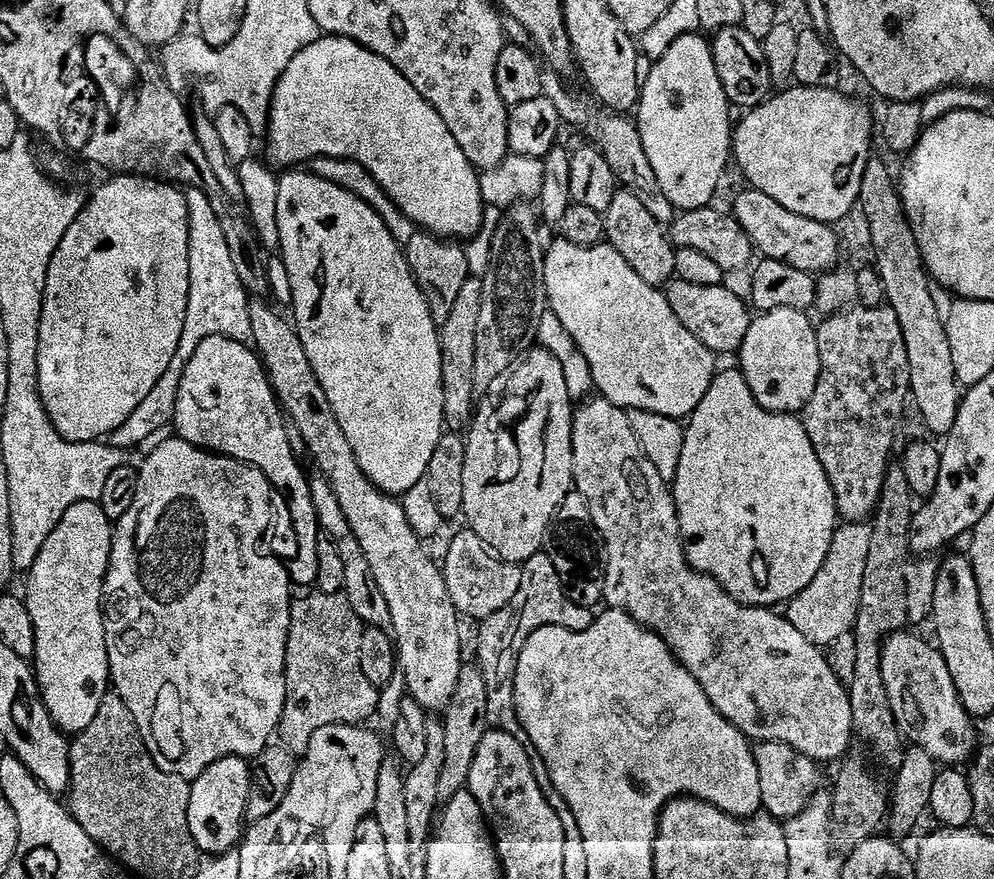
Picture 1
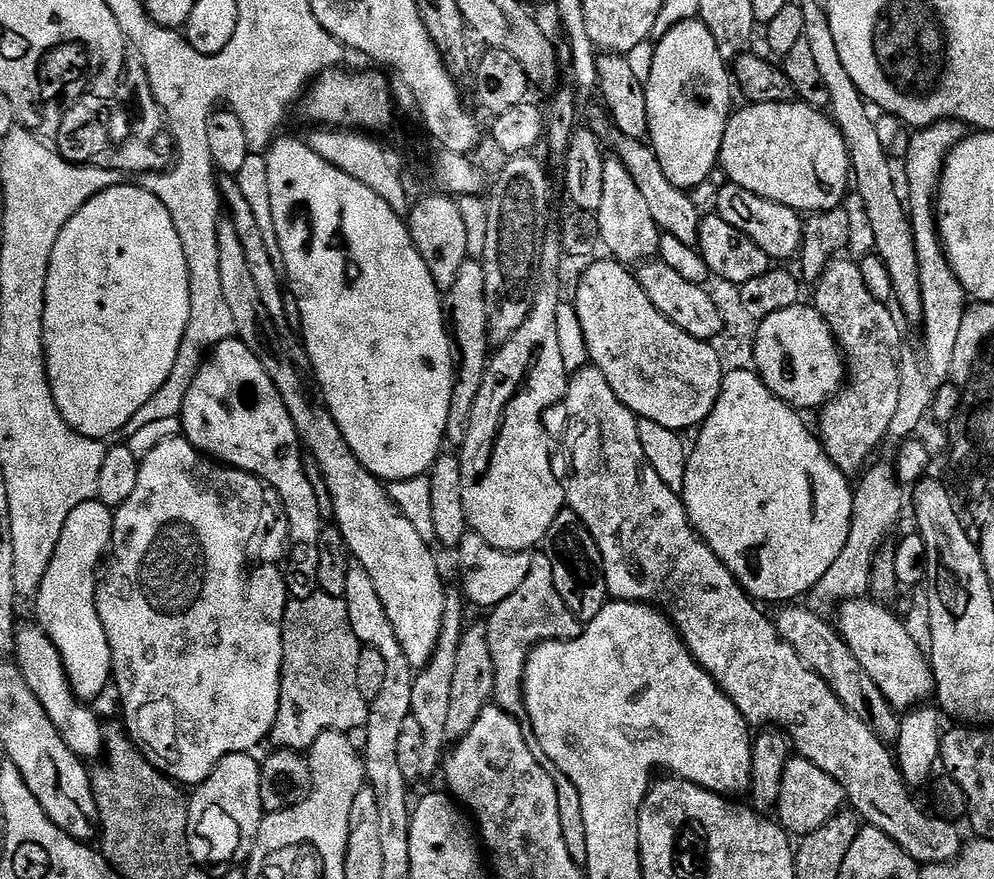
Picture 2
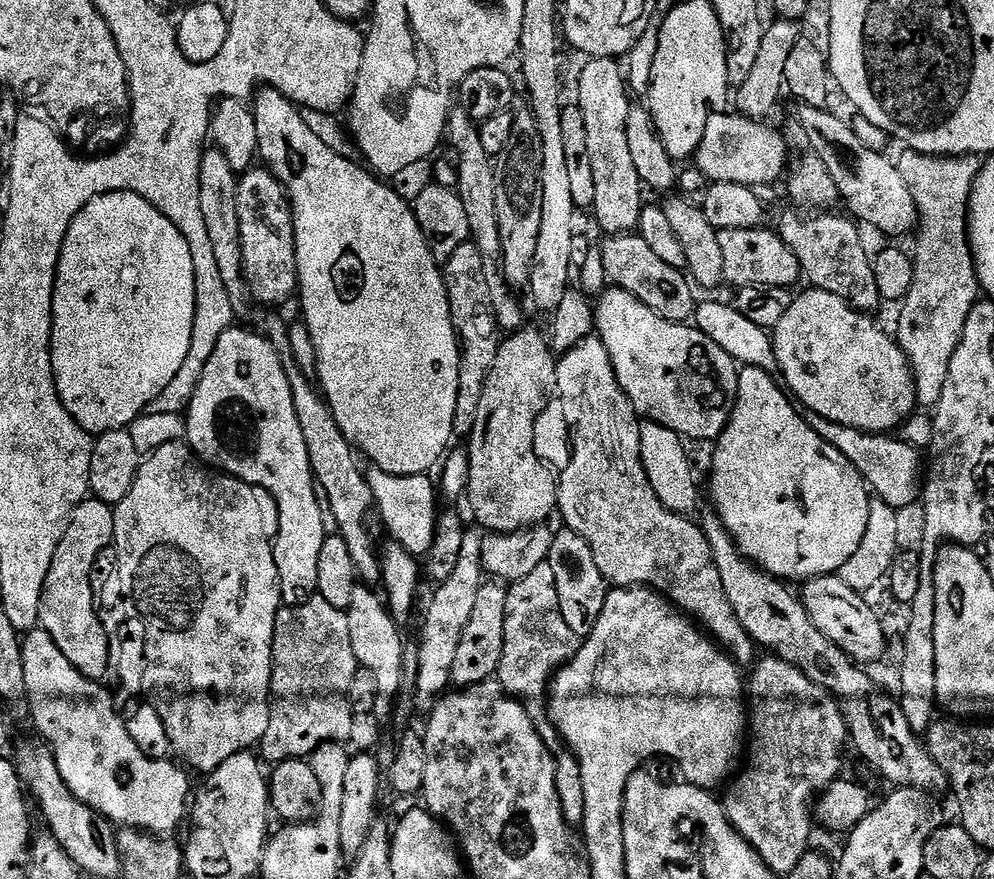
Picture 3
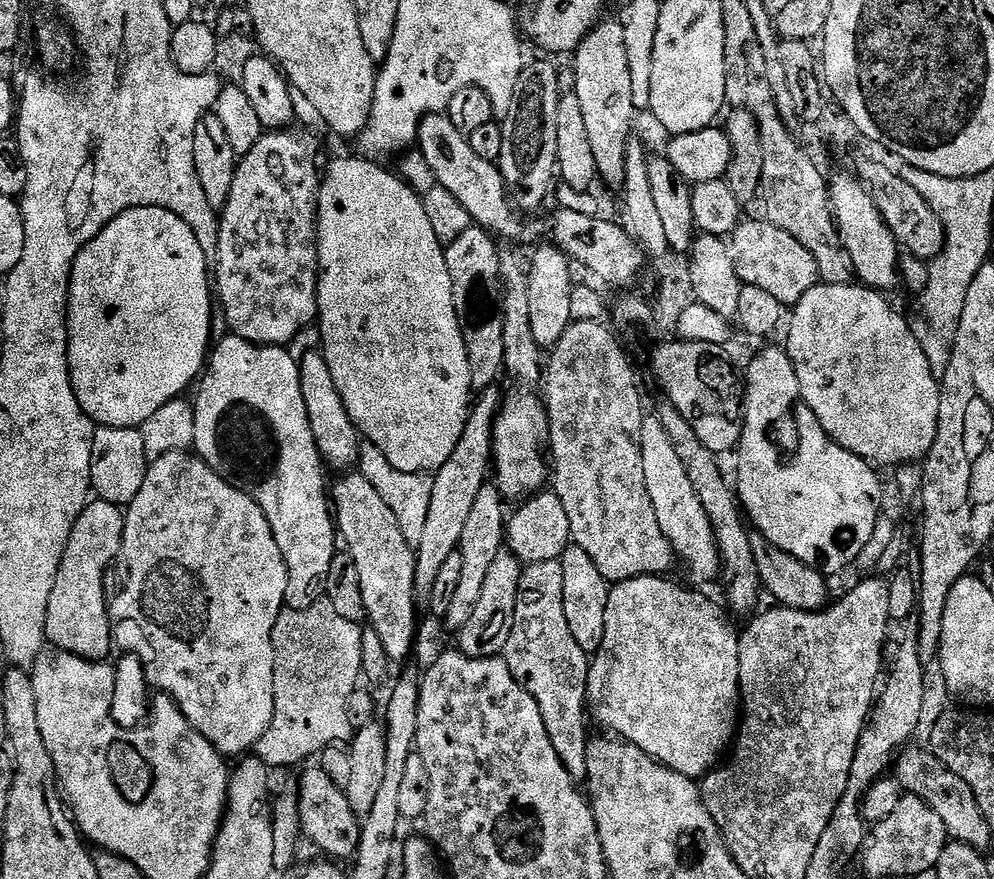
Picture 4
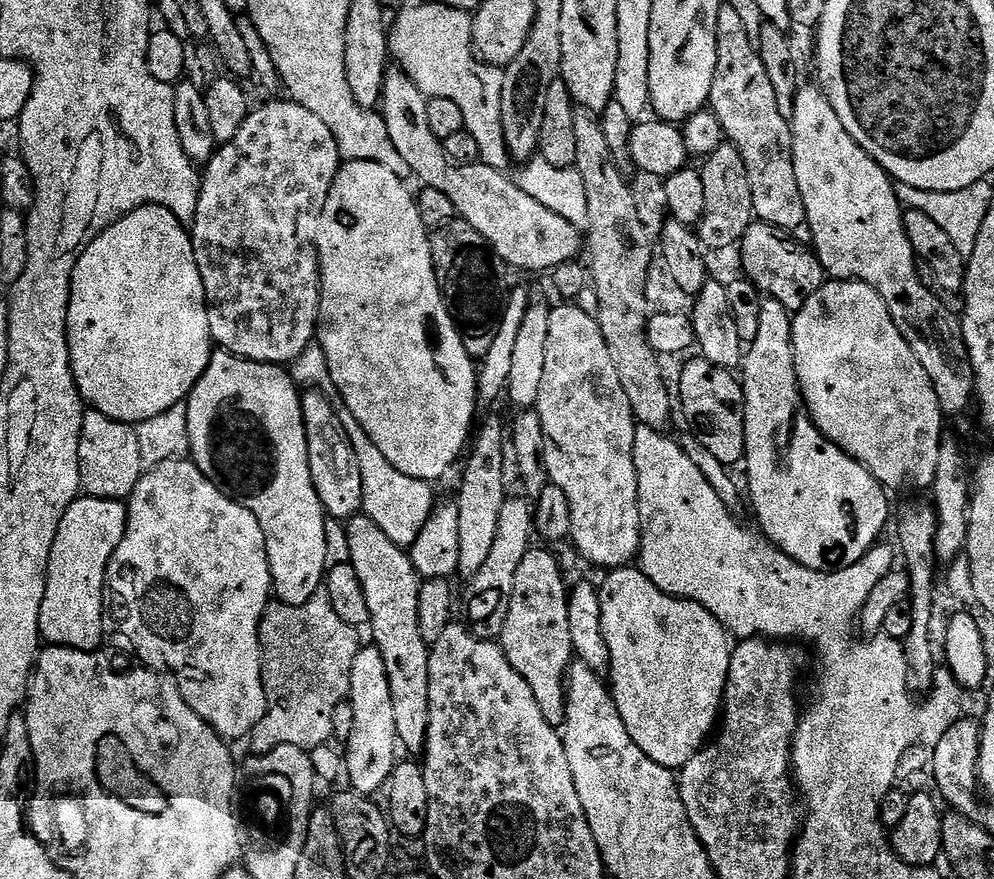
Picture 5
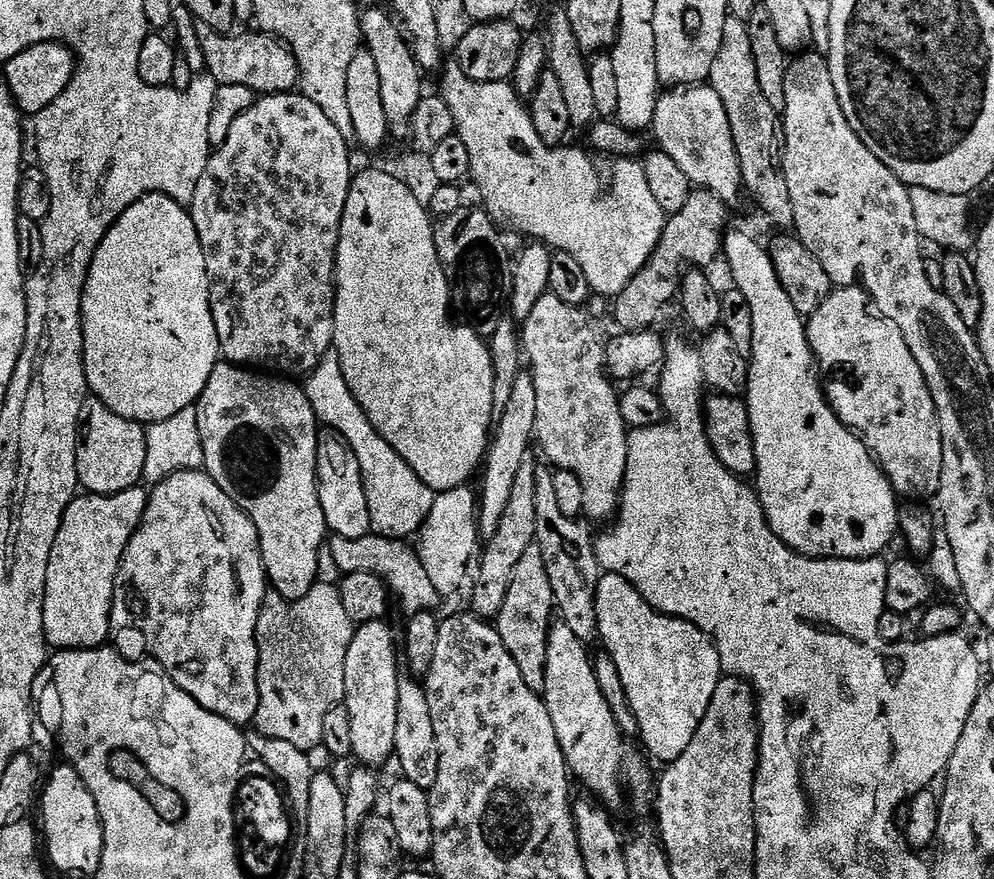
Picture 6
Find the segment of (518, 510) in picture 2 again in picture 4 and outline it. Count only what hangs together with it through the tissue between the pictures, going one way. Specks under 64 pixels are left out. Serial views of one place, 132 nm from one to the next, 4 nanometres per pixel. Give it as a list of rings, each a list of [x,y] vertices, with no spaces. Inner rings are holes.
[[[516,390],[501,403],[493,421],[492,452],[494,470],[496,466],[495,491],[509,501],[519,501],[543,489],[546,484],[546,464],[538,452],[538,436],[547,425],[547,411],[541,399],[532,392]],[[530,393],[530,394],[528,394]],[[540,426],[540,428],[539,428]],[[540,430],[540,432],[539,432]],[[545,480],[545,484],[544,484]],[[509,496],[509,497],[508,497]],[[520,496],[520,497],[519,497]]]

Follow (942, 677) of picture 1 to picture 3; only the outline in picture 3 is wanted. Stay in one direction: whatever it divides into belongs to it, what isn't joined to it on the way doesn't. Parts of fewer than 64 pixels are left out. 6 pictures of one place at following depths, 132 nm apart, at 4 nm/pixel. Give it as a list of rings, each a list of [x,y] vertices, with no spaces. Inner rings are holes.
[[[836,574],[803,581],[802,588],[804,609],[808,611],[814,626],[818,626],[818,630],[822,630],[830,642],[837,644],[846,655],[864,666],[885,659],[886,637],[881,617],[864,601],[867,599],[861,593],[846,586],[846,582],[842,582]]]

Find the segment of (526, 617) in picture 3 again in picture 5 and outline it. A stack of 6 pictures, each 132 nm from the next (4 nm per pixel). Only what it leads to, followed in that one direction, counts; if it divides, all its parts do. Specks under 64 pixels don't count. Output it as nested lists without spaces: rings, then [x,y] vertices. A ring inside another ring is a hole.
[[[533,546],[529,548],[526,558],[518,566],[518,574],[514,574],[514,590],[510,598],[510,610],[506,614],[506,622],[498,643],[504,649],[506,658],[522,678],[526,678],[526,686],[534,690],[534,699],[546,717],[550,726],[559,729],[566,714],[566,681],[568,670],[574,663],[574,653],[570,642],[570,614],[568,613],[569,585],[560,571],[560,562],[555,555],[551,556],[544,548]]]

